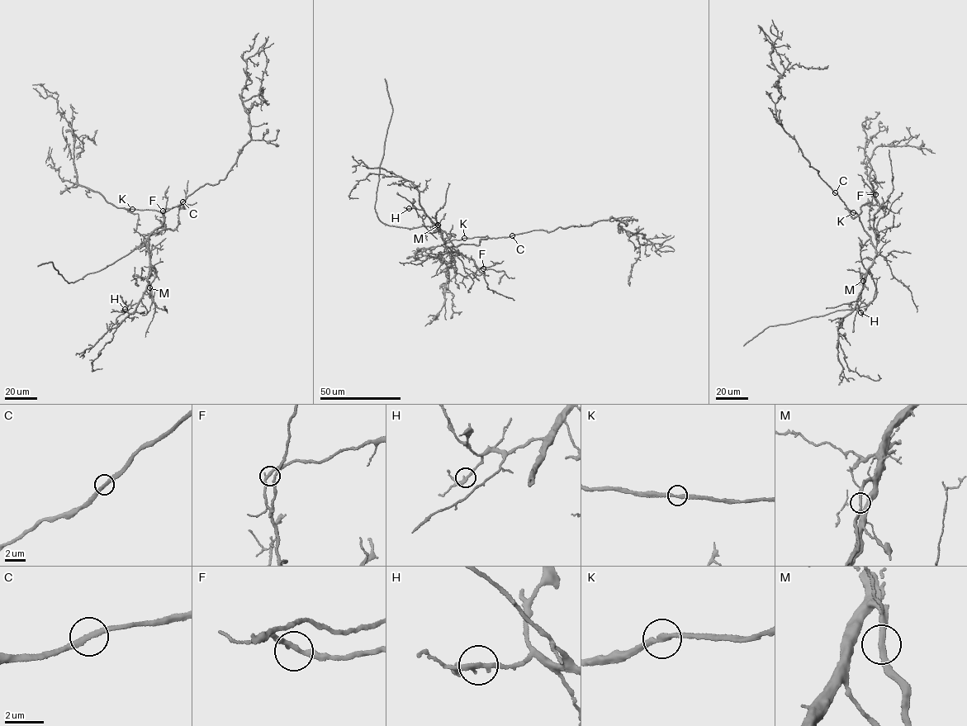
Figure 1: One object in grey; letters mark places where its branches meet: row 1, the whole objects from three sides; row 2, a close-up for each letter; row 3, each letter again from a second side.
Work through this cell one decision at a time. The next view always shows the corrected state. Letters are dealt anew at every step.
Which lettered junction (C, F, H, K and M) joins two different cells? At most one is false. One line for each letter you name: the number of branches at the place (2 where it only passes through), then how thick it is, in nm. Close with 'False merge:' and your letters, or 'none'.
False merge: none

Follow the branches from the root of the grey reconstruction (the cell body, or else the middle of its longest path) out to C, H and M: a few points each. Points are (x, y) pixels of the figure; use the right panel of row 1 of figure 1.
C: (852, 217), (835, 192)
H: (852, 217), (860, 218), (876, 253), (856, 303), (860, 312)
M: (852, 217), (860, 218), (875, 249), (874, 262), (863, 281)

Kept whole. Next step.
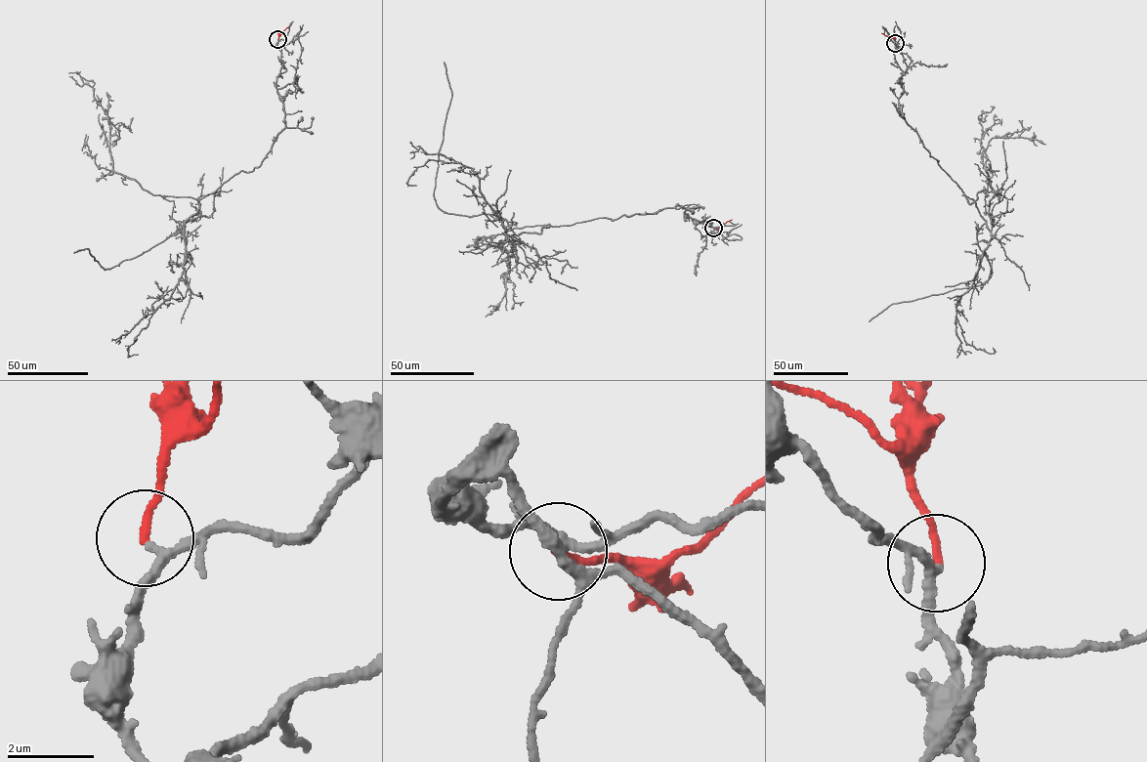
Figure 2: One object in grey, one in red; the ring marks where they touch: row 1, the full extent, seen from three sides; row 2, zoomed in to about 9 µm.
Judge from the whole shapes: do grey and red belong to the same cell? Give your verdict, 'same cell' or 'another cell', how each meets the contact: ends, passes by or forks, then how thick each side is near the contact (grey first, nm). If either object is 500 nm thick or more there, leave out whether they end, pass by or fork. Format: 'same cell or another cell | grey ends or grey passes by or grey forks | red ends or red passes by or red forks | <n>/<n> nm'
same cell | grey passes by | red ends | 170/170 nm

